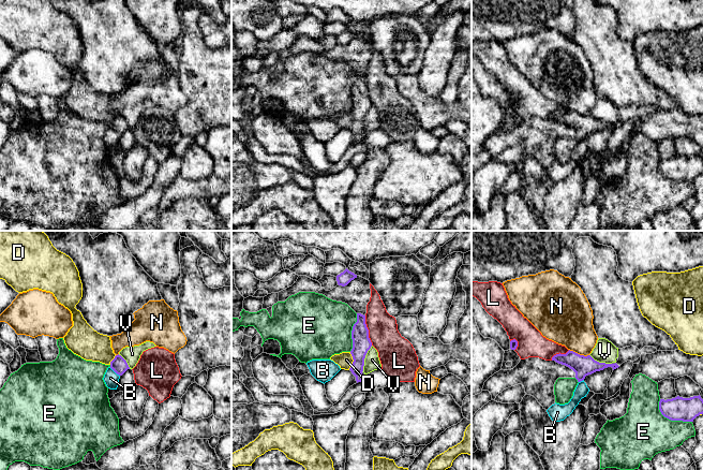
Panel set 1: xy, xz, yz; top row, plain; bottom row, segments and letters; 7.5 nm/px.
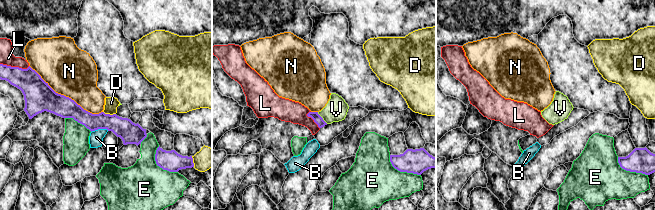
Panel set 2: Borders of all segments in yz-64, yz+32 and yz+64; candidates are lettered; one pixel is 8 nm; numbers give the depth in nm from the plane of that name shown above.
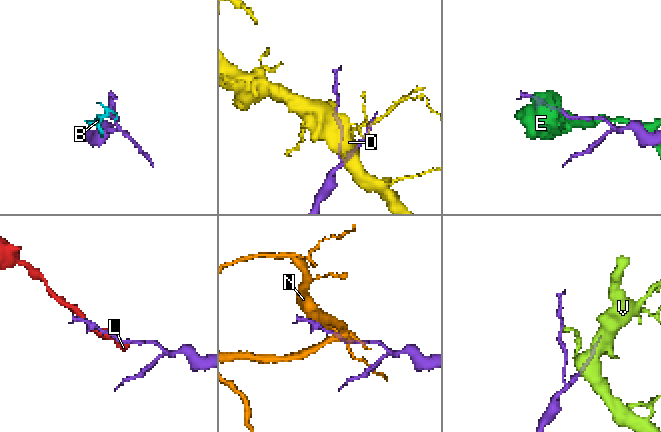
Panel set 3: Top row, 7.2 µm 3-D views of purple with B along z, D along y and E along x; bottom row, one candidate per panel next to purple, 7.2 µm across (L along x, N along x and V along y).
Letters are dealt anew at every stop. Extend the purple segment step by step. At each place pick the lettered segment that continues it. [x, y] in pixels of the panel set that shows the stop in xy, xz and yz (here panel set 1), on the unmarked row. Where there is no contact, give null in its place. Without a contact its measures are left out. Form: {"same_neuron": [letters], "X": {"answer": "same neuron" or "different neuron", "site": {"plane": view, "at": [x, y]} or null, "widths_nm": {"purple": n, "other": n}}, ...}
{"same_neuron": [], "B": {"answer": "different neuron", "site": {"plane": "xy", "at": [115, 131]}, "widths_nm": {"purple": 120, "other": 110}}, "D": {"answer": "different neuron", "site": {"plane": "xz", "at": [354, 120]}, "widths_nm": {"purple": 140, "other": 120}}, "E": {"answer": "different neuron", "site": {"plane": "yz", "at": [670, 178]}, "widths_nm": {"purple": 180, "other": 380}}, "L": {"answer": "different neuron", "site": {"plane": "xz", "at": [368, 90]}, "widths_nm": {"purple": 140, "other": 240}}, "N": {"answer": "different neuron", "site": {"plane": "yz", "at": [579, 114]}, "widths_nm": {"purple": 150, "other": 340}}, "V": {"answer": "different neuron", "site": {"plane": "xz", "at": [364, 117]}, "widths_nm": {"purple": 140, "other": 120}}}

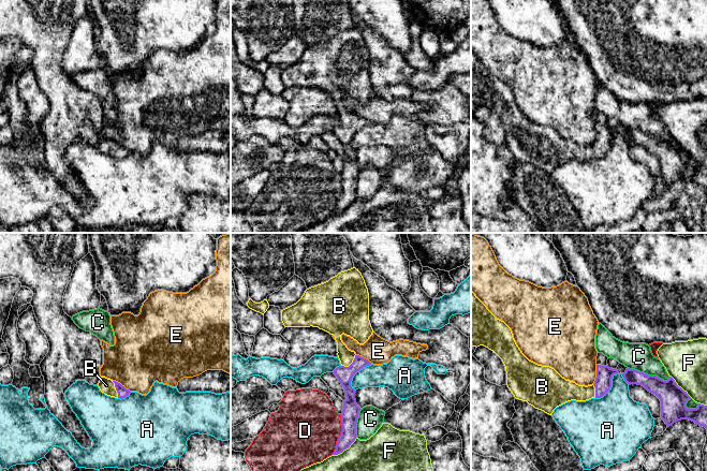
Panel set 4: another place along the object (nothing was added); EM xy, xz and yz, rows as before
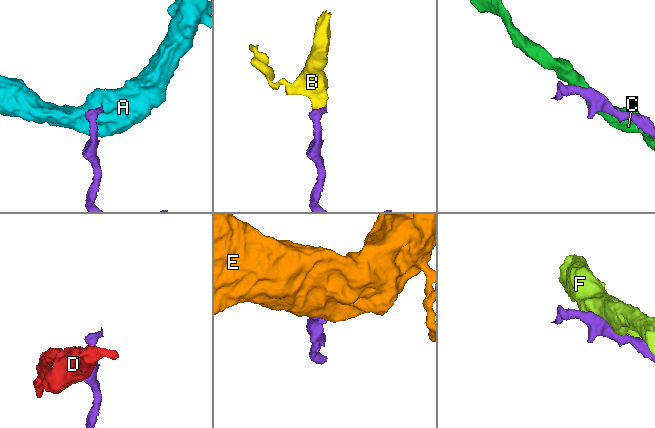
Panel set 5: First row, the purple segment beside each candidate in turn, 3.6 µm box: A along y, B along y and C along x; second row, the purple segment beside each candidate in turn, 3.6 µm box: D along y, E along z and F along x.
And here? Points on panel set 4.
{"same_neuron": ["B"], "A": {"answer": "different neuron", "site": {"plane": "xz", "at": [355, 132]}, "widths_nm": {"purple": 120, "other": 180}}, "B": {"answer": "same neuron", "site": {"plane": "xz", "at": [351, 123]}, "widths_nm": {"purple": 120, "other": 140}}, "C": {"answer": "different neuron", "site": {"plane": "yz", "at": [649, 135]}, "widths_nm": {"purple": 200, "other": 200}}, "D": {"answer": "different neuron", "site": {"plane": "xz", "at": [340, 194]}, "widths_nm": {"purple": 130, "other": 480}}, "E": {"answer": "different neuron", "site": {"plane": "yz", "at": [597, 134]}, "widths_nm": {"purple": 130, "other": 360}}, "F": {"answer": "different neuron", "site": {"plane": "xz", "at": [344, 208]}, "widths_nm": {"purple": 130, "other": 480}}}

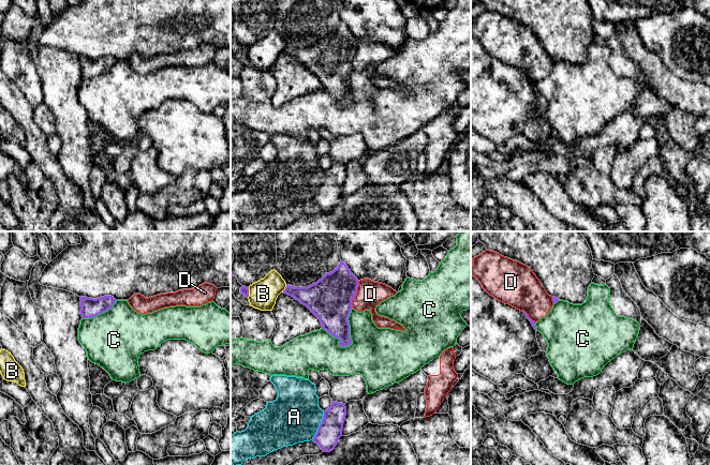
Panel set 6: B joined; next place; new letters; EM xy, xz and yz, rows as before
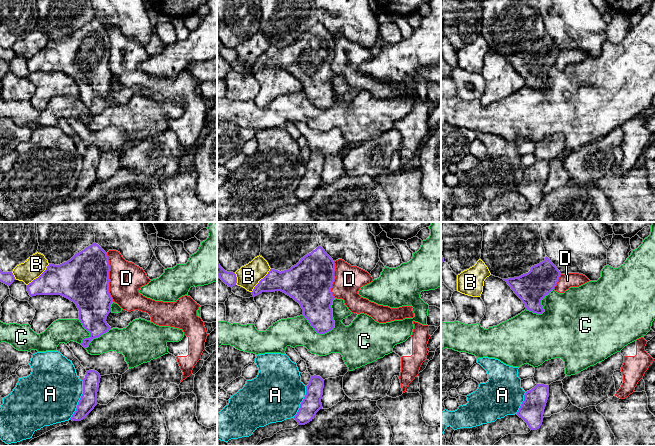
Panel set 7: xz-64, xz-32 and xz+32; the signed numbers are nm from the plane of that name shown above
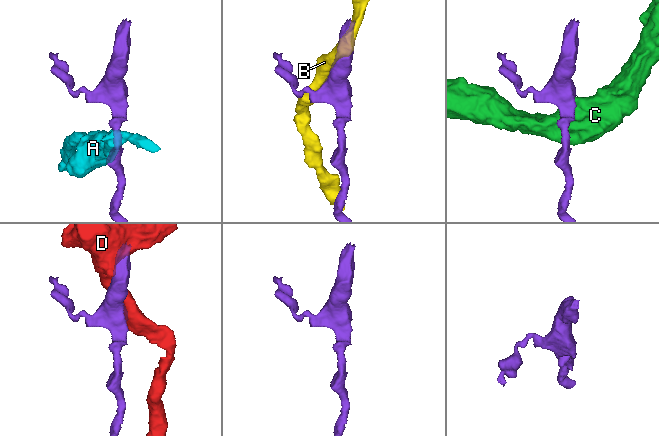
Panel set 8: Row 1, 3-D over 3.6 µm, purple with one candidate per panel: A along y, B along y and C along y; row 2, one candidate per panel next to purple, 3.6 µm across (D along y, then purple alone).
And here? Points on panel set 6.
{"same_neuron": [], "A": {"answer": "different neuron", "site": {"plane": "xz", "at": [320, 185]}, "widths_nm": {"purple": 180, "other": 380}}, "B": {"answer": "different neuron", "site": {"plane": "xz", "at": [248, 53]}, "widths_nm": {"purple": 60, "other": 220}}, "C": {"answer": "different neuron", "site": {"plane": "xz", "at": [349, 90]}, "widths_nm": {"purple": 300, "other": 380}}, "D": {"answer": "different neuron", "site": {"plane": "xz", "at": [355, 55]}, "widths_nm": {"purple": 320, "other": 200}}}

